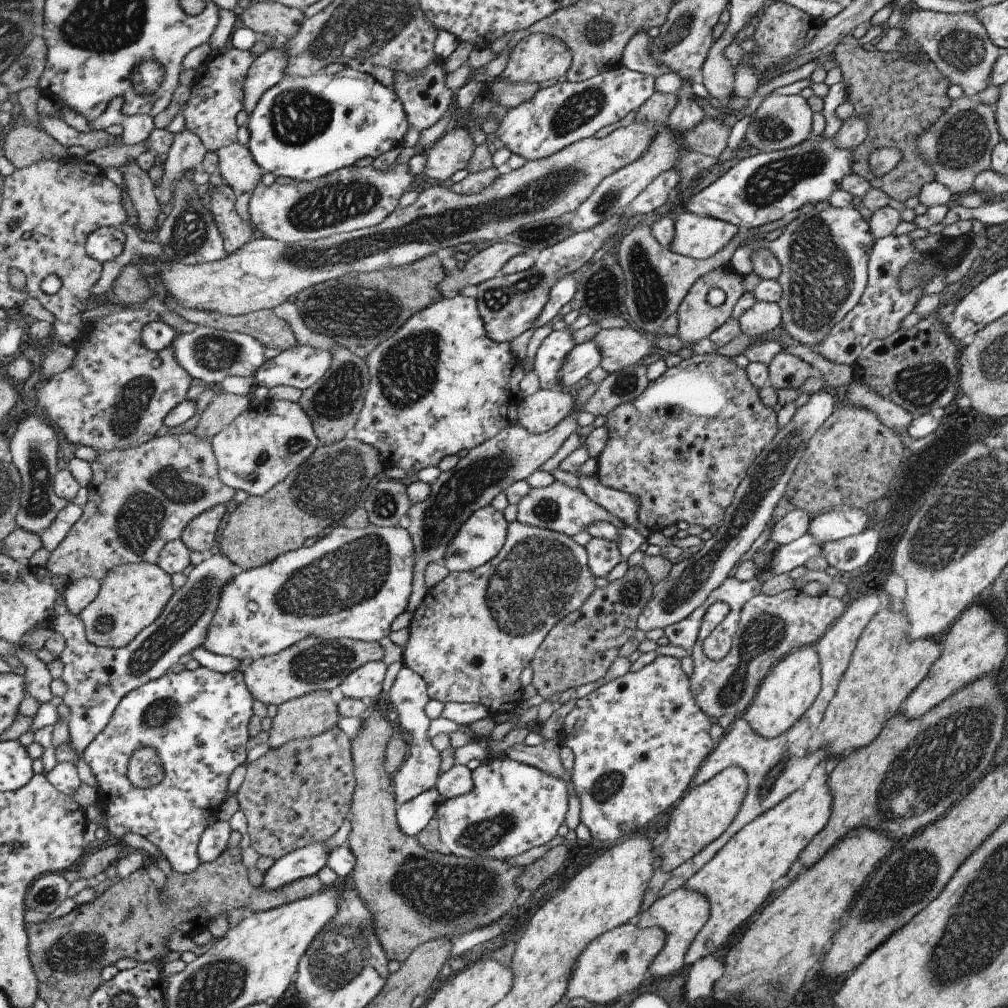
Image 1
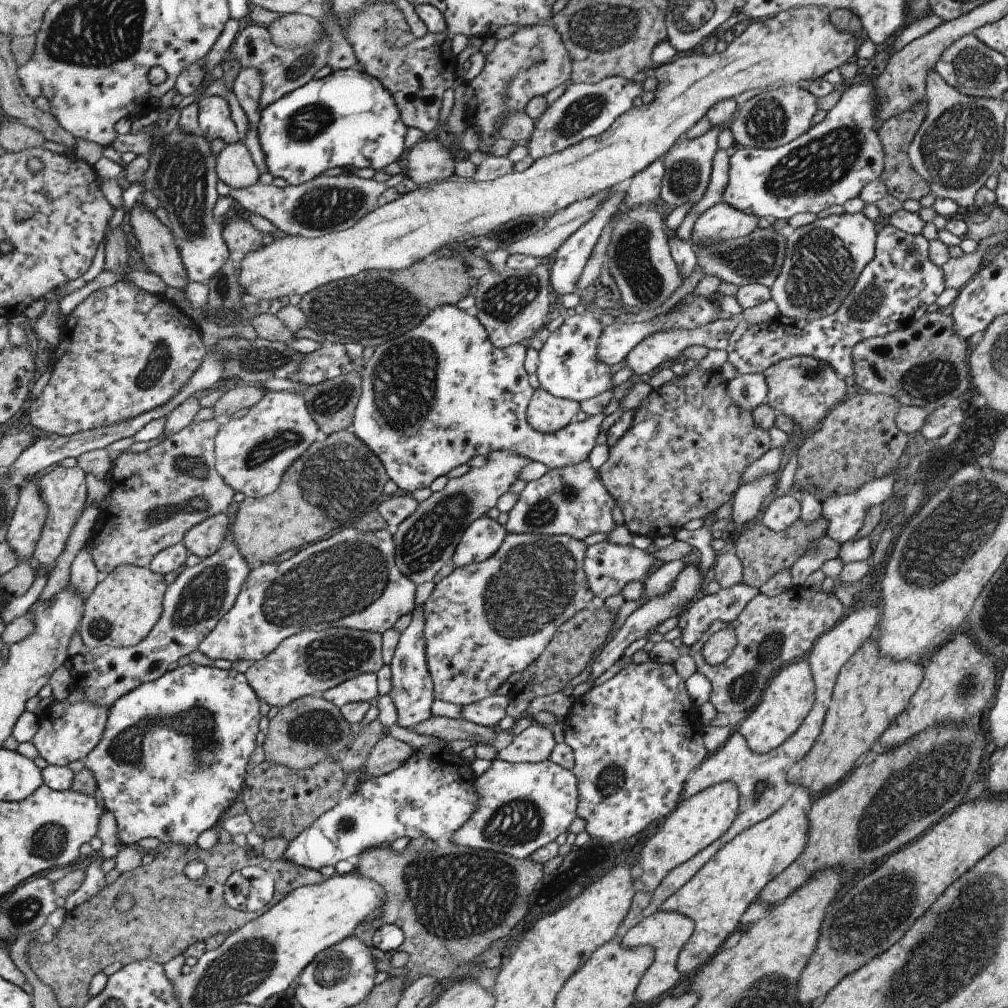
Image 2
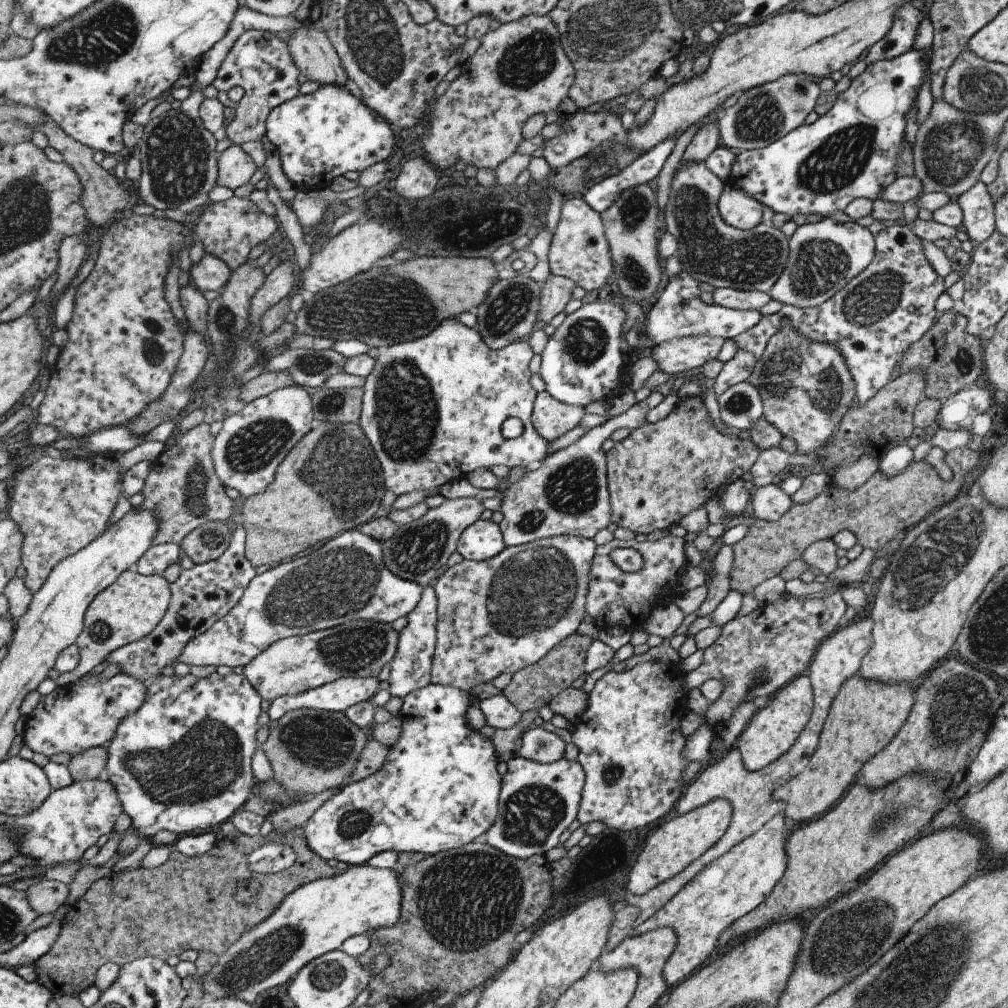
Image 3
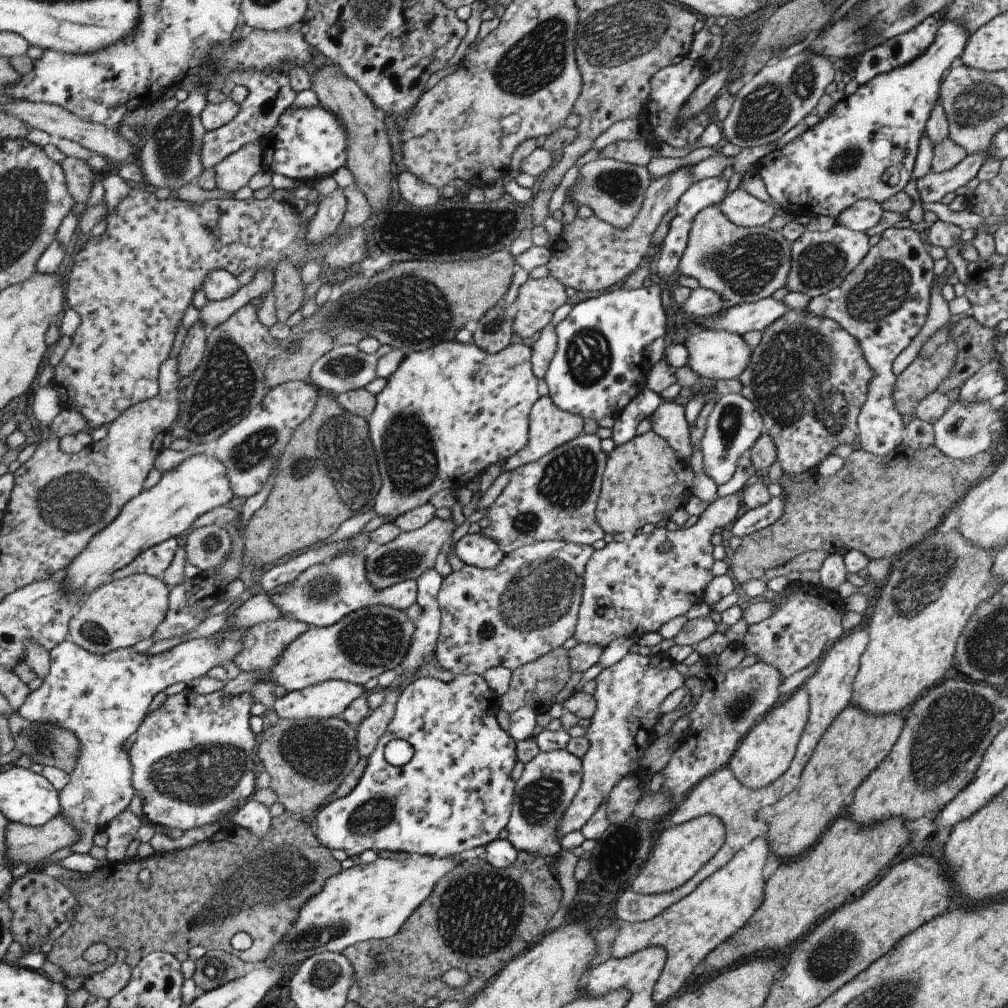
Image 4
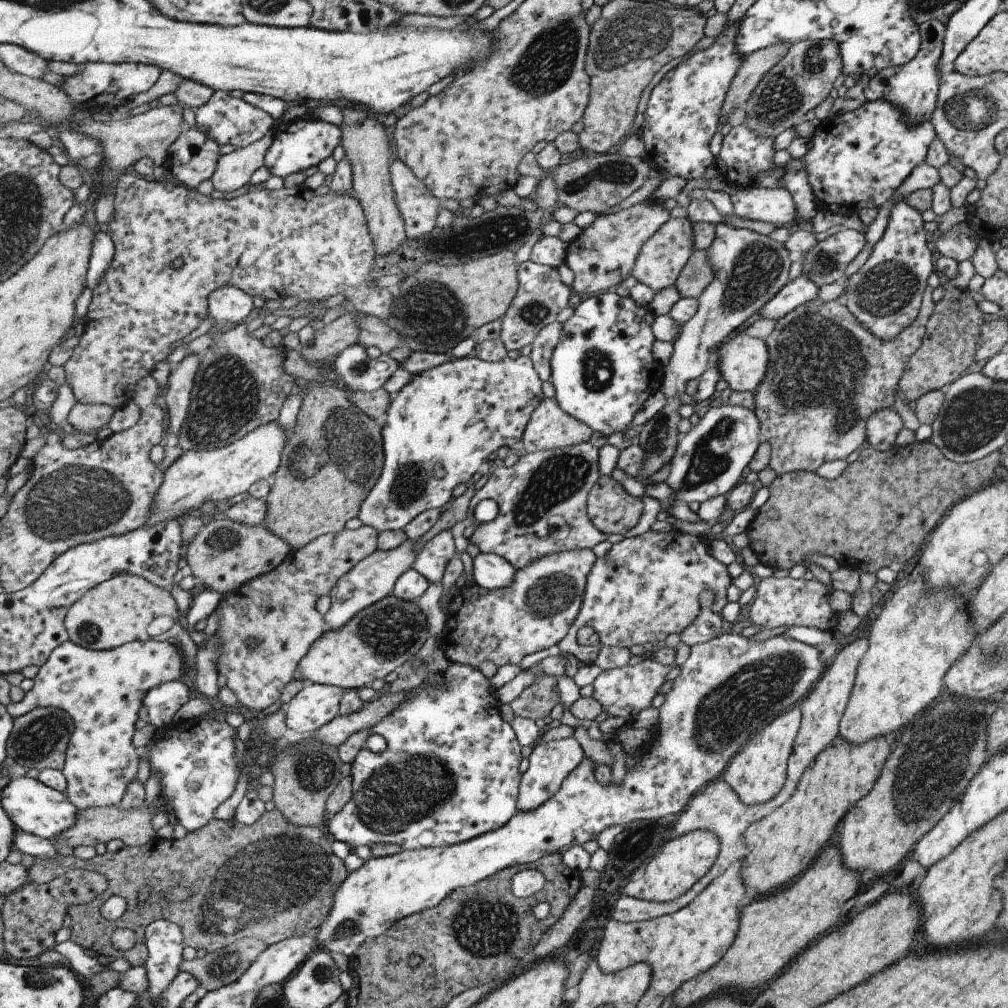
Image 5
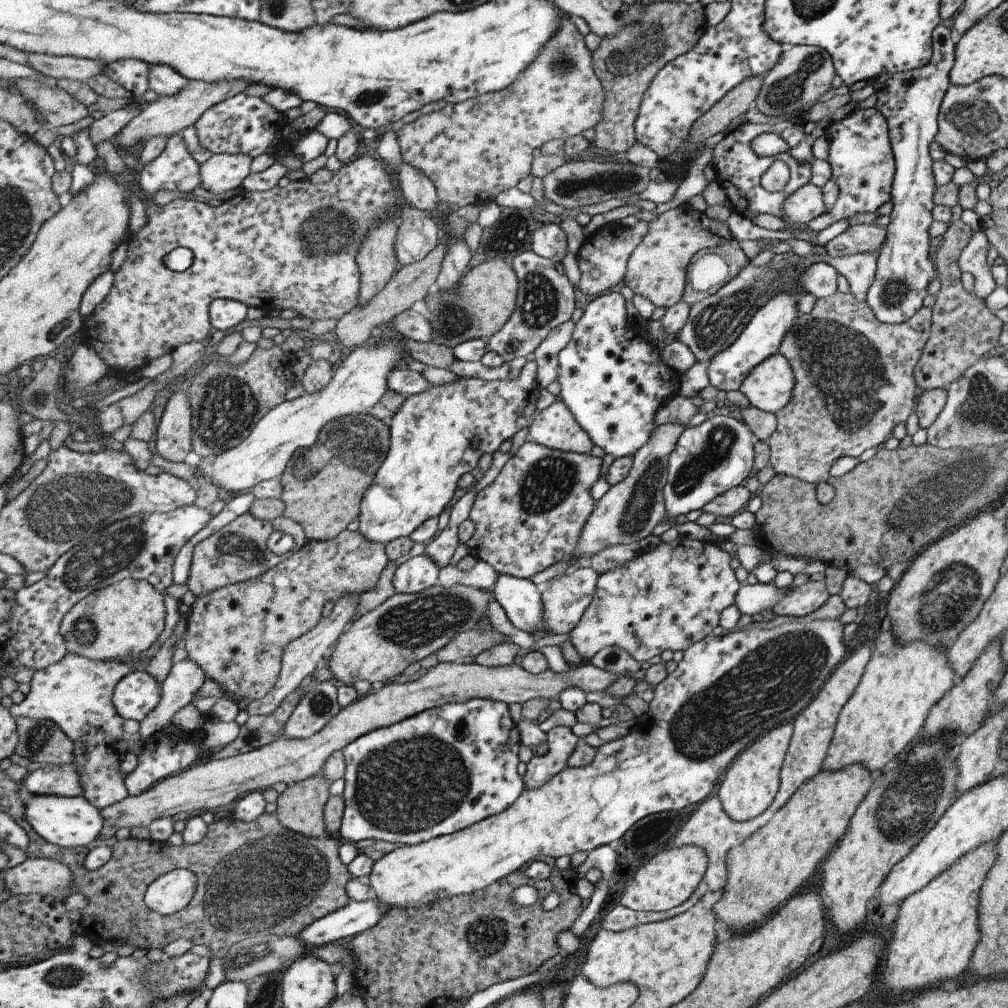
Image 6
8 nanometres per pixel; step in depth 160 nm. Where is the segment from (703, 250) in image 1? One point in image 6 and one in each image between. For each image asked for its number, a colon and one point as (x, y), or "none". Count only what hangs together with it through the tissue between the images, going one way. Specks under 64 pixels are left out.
2: (719, 223)
3: (735, 208)
4: (742, 209)
5: (768, 205)
6: (801, 207)

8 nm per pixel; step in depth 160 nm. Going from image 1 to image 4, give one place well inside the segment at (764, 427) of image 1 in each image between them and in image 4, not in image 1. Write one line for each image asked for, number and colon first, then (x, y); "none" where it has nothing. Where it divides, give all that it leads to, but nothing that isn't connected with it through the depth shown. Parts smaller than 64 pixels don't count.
2: (683, 456)
3: (662, 470)
4: (643, 481)

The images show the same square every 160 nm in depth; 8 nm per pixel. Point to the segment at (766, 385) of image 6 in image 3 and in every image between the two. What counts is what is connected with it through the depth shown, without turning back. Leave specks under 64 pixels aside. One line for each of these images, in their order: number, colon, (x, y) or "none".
3: (675, 356)
4: (720, 355)
5: (741, 361)

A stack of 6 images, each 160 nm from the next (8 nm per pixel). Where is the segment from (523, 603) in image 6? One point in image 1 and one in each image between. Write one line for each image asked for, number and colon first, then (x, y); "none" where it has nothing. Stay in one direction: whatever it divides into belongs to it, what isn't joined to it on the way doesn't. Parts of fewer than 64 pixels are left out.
1: (483, 535)
2: (484, 537)
3: (484, 539)
4: (477, 549)
5: (489, 570)

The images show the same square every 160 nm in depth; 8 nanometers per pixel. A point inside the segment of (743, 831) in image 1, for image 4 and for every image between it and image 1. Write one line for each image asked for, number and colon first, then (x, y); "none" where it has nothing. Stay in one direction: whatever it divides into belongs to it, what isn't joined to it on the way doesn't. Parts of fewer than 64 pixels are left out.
2: (719, 892)
3: (728, 887)
4: (689, 929)

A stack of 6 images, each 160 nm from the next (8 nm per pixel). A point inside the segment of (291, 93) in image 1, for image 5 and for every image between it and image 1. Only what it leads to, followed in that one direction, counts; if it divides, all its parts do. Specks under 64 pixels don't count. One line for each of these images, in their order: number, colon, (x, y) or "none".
2: (348, 118)
3: (319, 136)
4: (307, 144)
5: (303, 143)

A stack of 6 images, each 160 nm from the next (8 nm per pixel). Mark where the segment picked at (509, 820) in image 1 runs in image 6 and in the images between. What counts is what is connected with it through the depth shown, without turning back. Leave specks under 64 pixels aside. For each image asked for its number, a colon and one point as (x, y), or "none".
2: (524, 805)
3: (538, 801)
4: (550, 780)
5: (549, 763)
6: (560, 742)

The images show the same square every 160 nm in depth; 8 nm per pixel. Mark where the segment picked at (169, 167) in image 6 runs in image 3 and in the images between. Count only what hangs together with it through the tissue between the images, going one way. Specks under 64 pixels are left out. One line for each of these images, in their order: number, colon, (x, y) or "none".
3: (260, 62)
4: (271, 94)
5: (194, 154)

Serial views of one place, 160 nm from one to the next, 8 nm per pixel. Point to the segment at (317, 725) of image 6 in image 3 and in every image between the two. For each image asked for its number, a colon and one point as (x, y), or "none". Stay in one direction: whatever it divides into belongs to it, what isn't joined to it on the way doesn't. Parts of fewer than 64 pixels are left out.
3: (344, 693)
4: (330, 698)
5: (315, 705)

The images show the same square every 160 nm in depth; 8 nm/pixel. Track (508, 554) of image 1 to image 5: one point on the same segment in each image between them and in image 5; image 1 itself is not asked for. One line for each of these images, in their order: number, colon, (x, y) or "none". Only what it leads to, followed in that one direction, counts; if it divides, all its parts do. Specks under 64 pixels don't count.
2: (486, 621)
3: (499, 615)
4: (508, 616)
5: (502, 626)

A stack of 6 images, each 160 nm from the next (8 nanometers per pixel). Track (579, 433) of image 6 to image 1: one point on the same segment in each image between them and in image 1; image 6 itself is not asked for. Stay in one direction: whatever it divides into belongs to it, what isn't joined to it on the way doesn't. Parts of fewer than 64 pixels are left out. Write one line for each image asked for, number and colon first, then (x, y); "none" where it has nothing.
1: (541, 411)
2: (547, 414)
3: (551, 418)
4: (550, 427)
5: (550, 428)

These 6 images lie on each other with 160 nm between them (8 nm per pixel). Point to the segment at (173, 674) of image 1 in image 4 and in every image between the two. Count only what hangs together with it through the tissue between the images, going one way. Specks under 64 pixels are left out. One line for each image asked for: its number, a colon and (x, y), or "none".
2: (175, 753)
3: (182, 762)
4: (195, 760)

